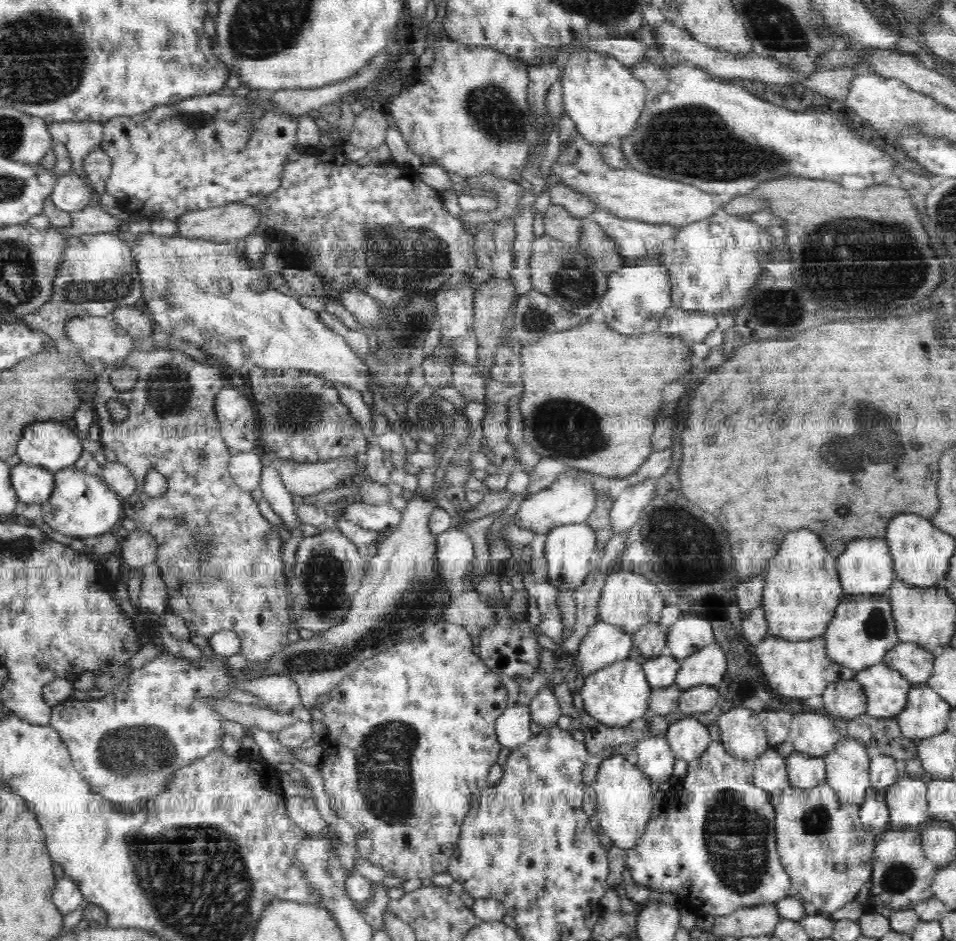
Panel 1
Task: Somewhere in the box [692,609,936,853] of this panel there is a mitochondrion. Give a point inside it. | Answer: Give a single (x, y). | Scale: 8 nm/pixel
(815, 820)

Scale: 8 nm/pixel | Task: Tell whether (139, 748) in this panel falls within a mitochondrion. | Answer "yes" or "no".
yes

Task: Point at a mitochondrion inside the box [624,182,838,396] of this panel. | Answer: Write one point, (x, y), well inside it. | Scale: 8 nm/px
(779, 293)

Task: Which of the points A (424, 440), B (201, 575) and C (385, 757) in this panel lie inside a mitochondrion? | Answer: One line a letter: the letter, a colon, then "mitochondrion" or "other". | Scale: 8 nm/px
A: other
B: mitochondrion
C: mitochondrion

